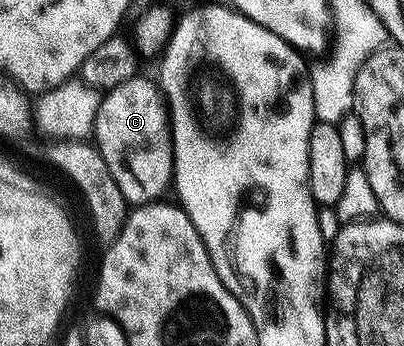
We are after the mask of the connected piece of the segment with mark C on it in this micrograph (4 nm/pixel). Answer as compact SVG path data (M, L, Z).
M134 74L129 80L124 80L110 92L100 97L95 122L93 123L92 139L100 152L103 162L107 162L107 170L111 170L111 178L119 186L130 205L140 206L156 201L170 187L173 178L173 148L169 134L169 117L167 105L161 95L161 89L156 83L144 80L141 74Z

